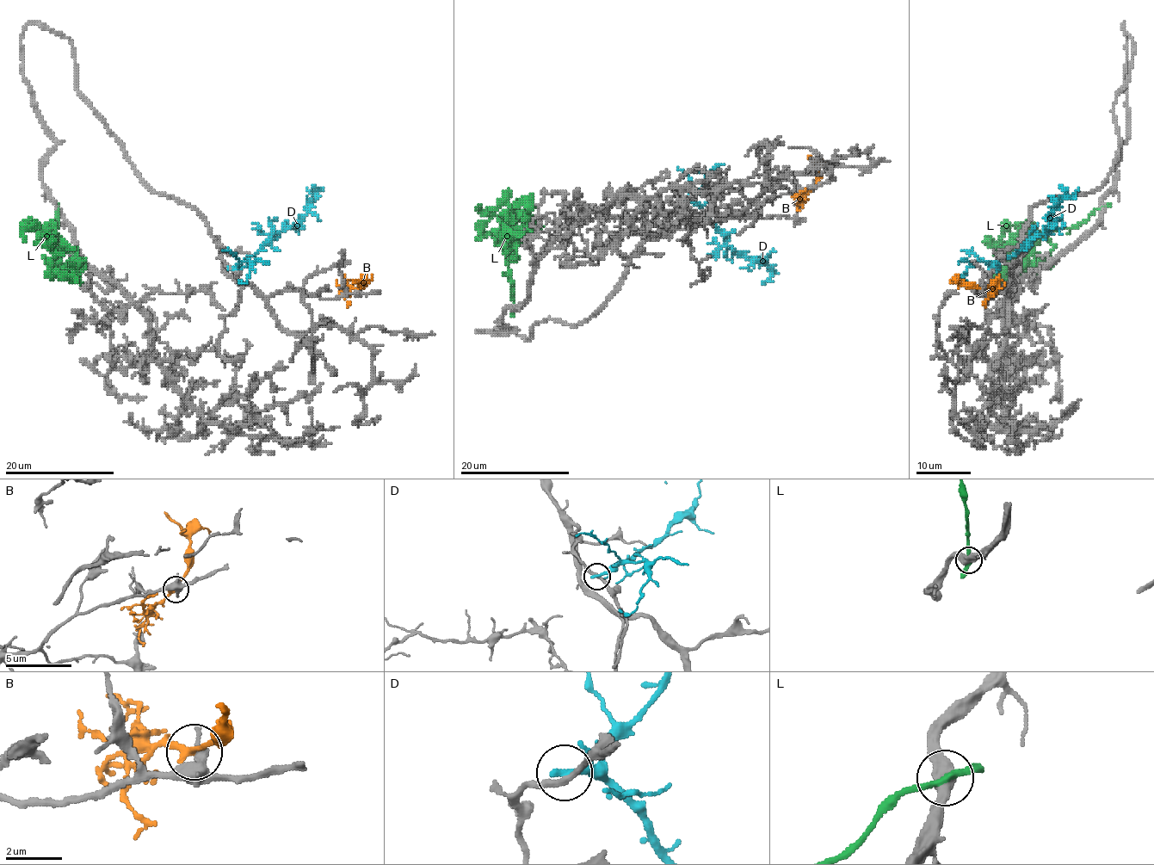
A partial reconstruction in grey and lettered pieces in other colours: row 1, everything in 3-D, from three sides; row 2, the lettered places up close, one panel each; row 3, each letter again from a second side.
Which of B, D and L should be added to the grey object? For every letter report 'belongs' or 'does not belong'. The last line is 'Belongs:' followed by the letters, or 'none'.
B: belongs
D: does not belong
L: does not belong
Belongs: B

